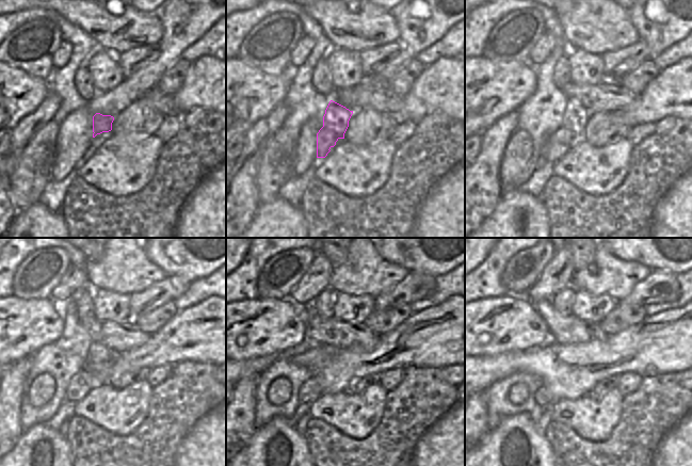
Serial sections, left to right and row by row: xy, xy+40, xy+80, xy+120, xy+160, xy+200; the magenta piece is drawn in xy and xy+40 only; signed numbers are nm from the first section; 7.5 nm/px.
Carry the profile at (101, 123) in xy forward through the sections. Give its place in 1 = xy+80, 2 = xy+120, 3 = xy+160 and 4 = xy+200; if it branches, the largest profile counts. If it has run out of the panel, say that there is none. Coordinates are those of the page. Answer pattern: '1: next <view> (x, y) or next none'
1: next xy+80 (576, 116)
2: next xy+120 (99, 356)
3: next xy+160 (310, 390)
4: next xy+200 (543, 397)

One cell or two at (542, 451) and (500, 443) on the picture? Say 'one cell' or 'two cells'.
one cell

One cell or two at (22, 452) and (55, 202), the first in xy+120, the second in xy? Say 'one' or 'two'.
two

